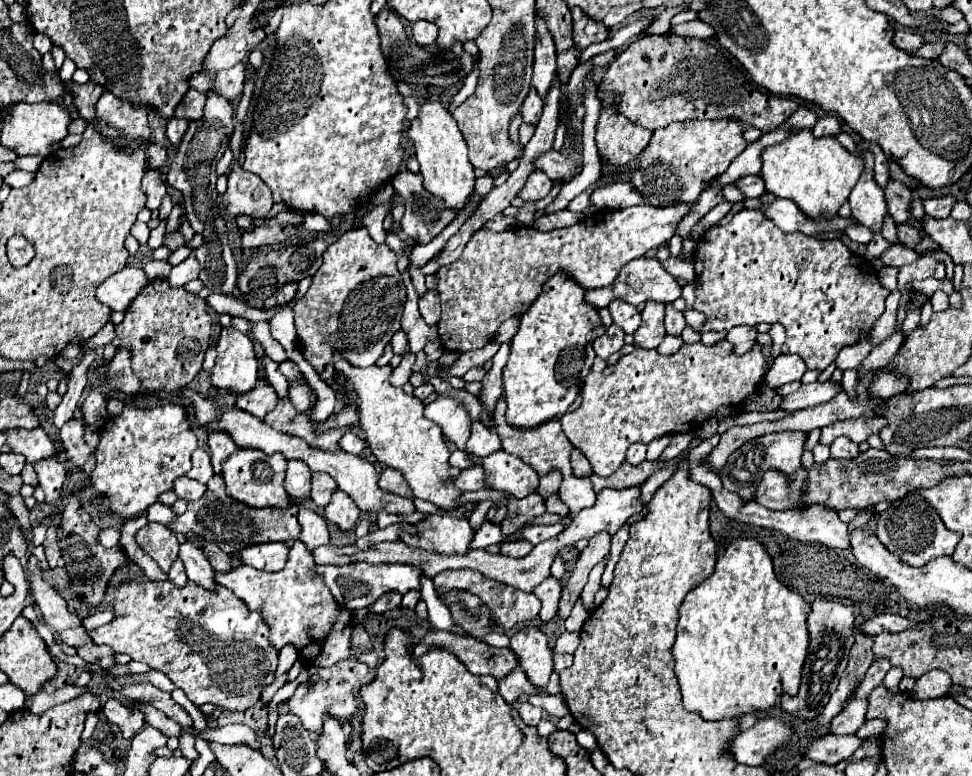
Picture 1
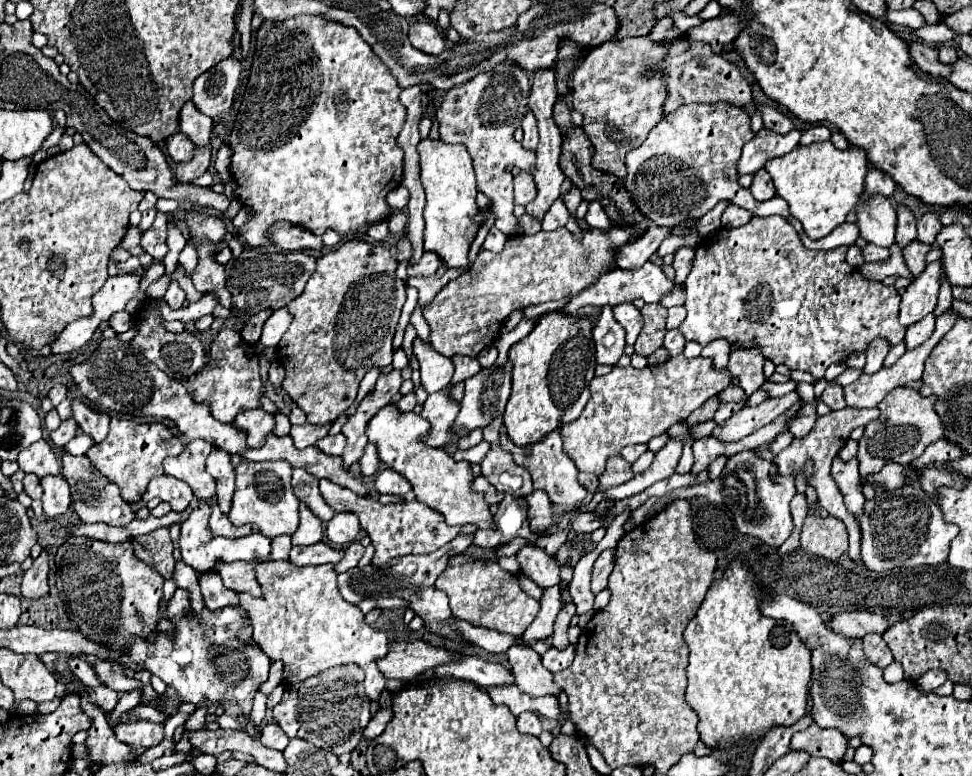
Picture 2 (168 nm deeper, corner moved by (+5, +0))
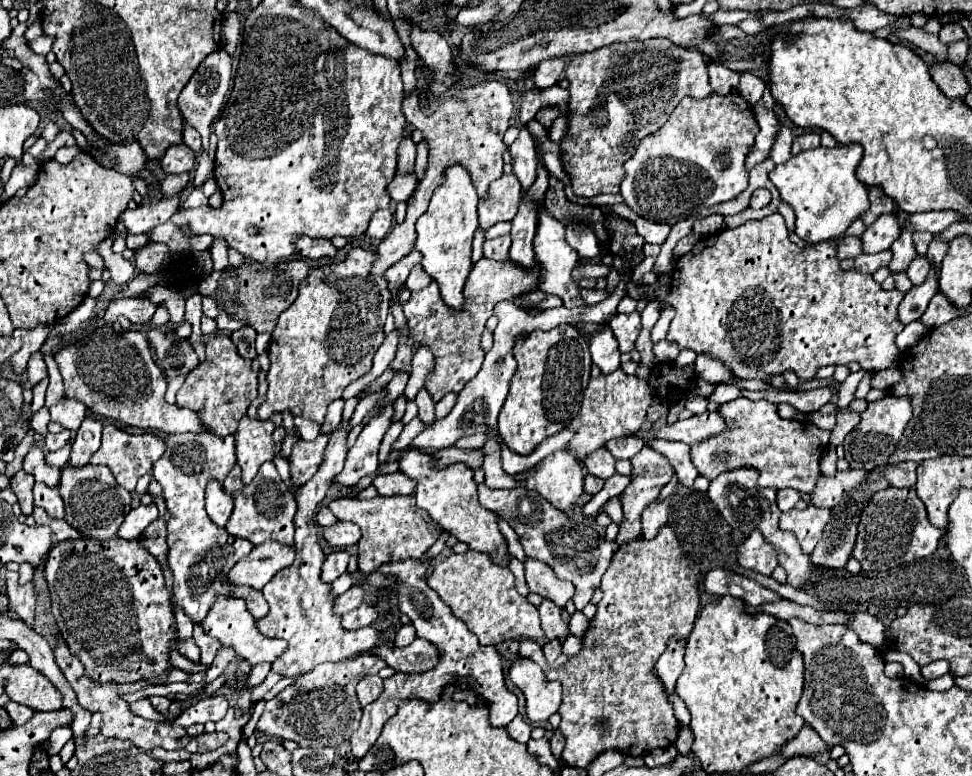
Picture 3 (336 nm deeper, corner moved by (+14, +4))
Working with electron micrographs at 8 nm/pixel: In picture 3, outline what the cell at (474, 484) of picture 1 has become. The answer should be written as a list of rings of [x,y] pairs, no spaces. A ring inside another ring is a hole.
[[[479,485],[479,501],[485,509],[499,513],[499,517],[515,529],[527,557],[547,563],[559,579],[573,581],[577,593],[573,603],[579,611],[583,611],[583,607],[591,601],[593,591],[599,587],[601,577],[609,569],[619,545],[615,541],[607,541],[597,527],[573,521],[569,515],[555,509],[547,499],[535,495],[527,487],[489,489],[487,485]]]

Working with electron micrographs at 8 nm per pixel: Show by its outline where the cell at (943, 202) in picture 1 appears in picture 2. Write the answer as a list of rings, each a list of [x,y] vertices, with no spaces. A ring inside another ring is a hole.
[[[928,211],[924,213],[918,221],[918,239],[922,243],[934,243],[934,235],[942,229],[942,223],[940,223],[940,213],[938,211]]]

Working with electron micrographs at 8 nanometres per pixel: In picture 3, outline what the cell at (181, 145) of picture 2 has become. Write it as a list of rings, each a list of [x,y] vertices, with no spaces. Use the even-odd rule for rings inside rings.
[[[183,143],[175,145],[161,159],[161,169],[165,173],[191,173],[195,169],[195,153],[189,151]]]

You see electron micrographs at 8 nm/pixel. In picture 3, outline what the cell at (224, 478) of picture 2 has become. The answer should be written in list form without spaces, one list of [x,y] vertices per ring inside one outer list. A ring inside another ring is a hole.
[[[213,481],[207,487],[207,515],[219,527],[225,527],[233,513],[233,497],[223,493],[223,485]]]

